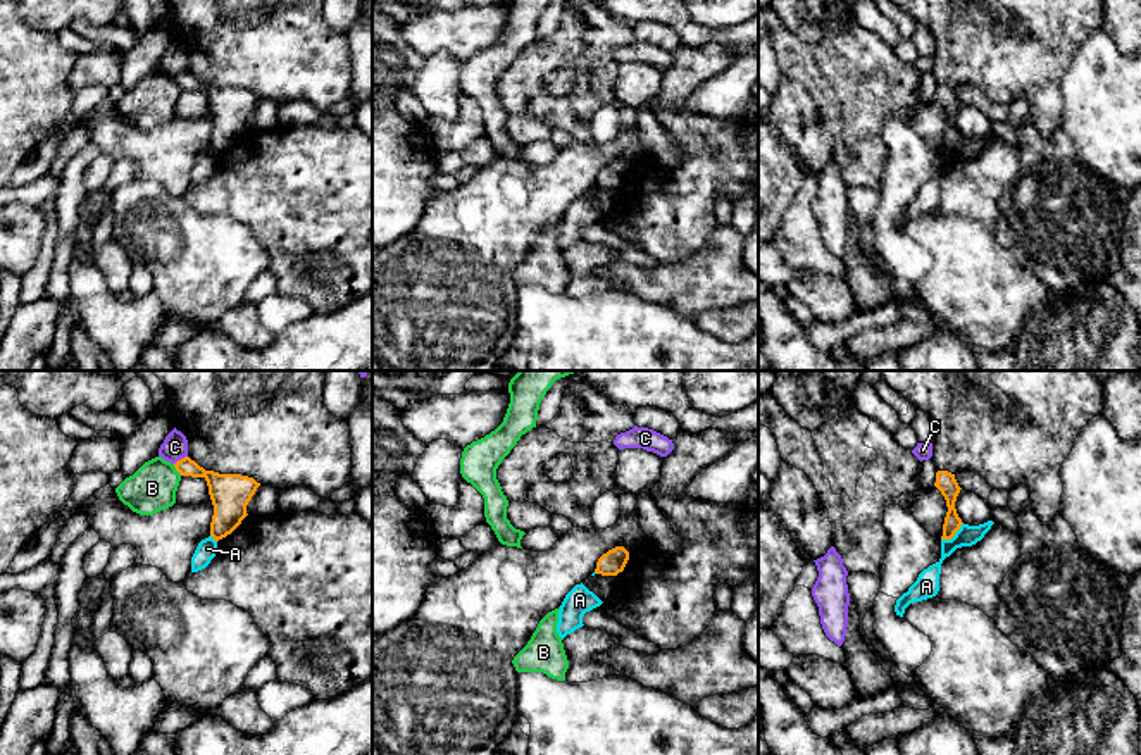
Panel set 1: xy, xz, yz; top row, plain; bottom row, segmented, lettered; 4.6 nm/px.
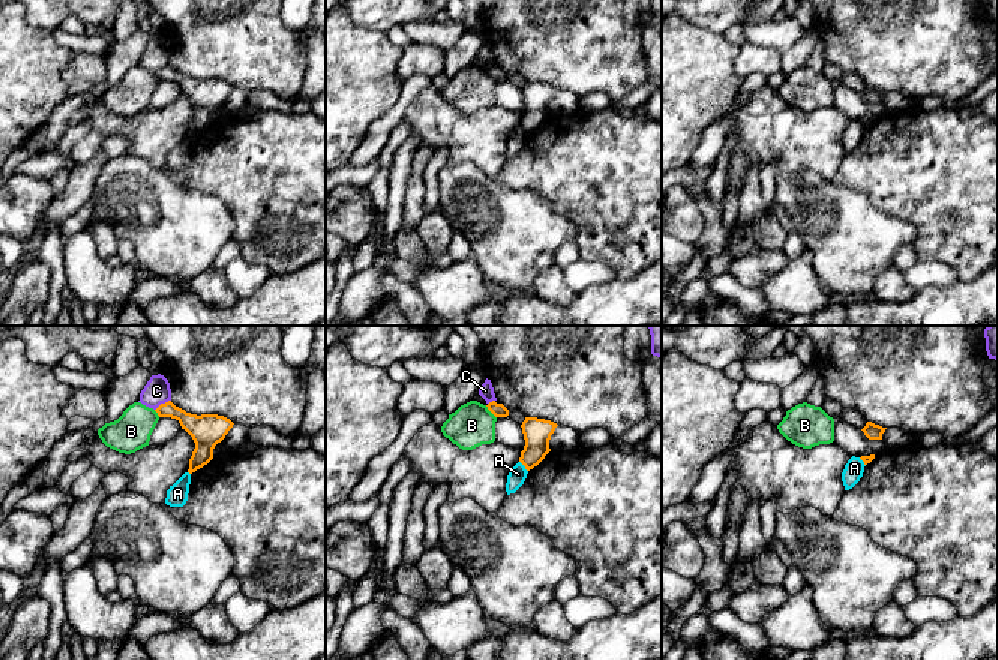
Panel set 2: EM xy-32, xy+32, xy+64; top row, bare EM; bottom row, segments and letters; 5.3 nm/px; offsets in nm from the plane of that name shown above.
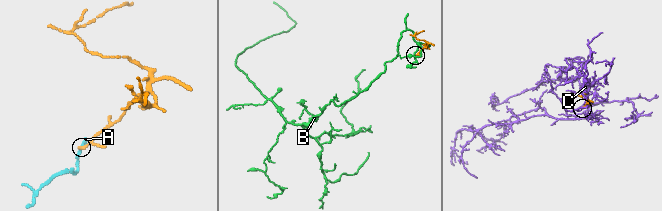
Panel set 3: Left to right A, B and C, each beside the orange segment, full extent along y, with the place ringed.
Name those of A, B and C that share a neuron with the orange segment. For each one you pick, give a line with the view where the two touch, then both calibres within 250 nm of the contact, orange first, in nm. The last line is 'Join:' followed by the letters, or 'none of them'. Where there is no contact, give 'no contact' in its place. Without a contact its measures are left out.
Join: none of them

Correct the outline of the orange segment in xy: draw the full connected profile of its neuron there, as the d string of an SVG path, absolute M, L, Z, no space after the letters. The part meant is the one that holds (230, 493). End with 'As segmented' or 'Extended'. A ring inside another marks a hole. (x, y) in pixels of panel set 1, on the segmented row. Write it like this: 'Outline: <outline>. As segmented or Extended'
Outline: M190 457L178 460L174 467L181 476L203 477L207 481L214 505L210 536L215 541L231 534L248 515L246 505L260 486L253 477L205 471Z. As segmented

